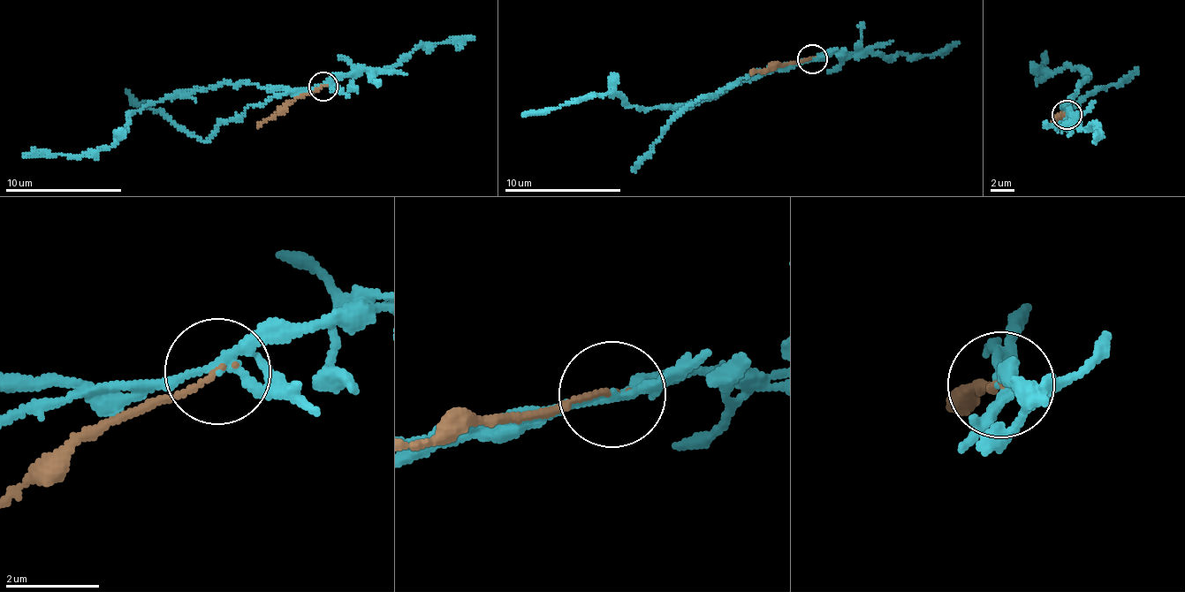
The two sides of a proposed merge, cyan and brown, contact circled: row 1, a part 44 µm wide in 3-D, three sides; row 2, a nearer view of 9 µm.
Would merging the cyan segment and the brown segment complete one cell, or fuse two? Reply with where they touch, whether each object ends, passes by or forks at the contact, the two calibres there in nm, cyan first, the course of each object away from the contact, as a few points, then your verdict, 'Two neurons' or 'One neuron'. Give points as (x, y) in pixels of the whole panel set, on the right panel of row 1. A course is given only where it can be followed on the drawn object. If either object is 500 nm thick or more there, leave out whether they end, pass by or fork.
Place: (1067, 114). At the ring cyan forks. At the ring brown ends. Thickness 170 nm (cyan) against 110 nm. Course of cyan: (1066, 114), (1067, 98), (1085, 79), (1088, 72), (1071, 65), (1041, 79), (1044, 56). Course of brown: (1066, 114), (1061, 112), (1054, 125). Two neurons

